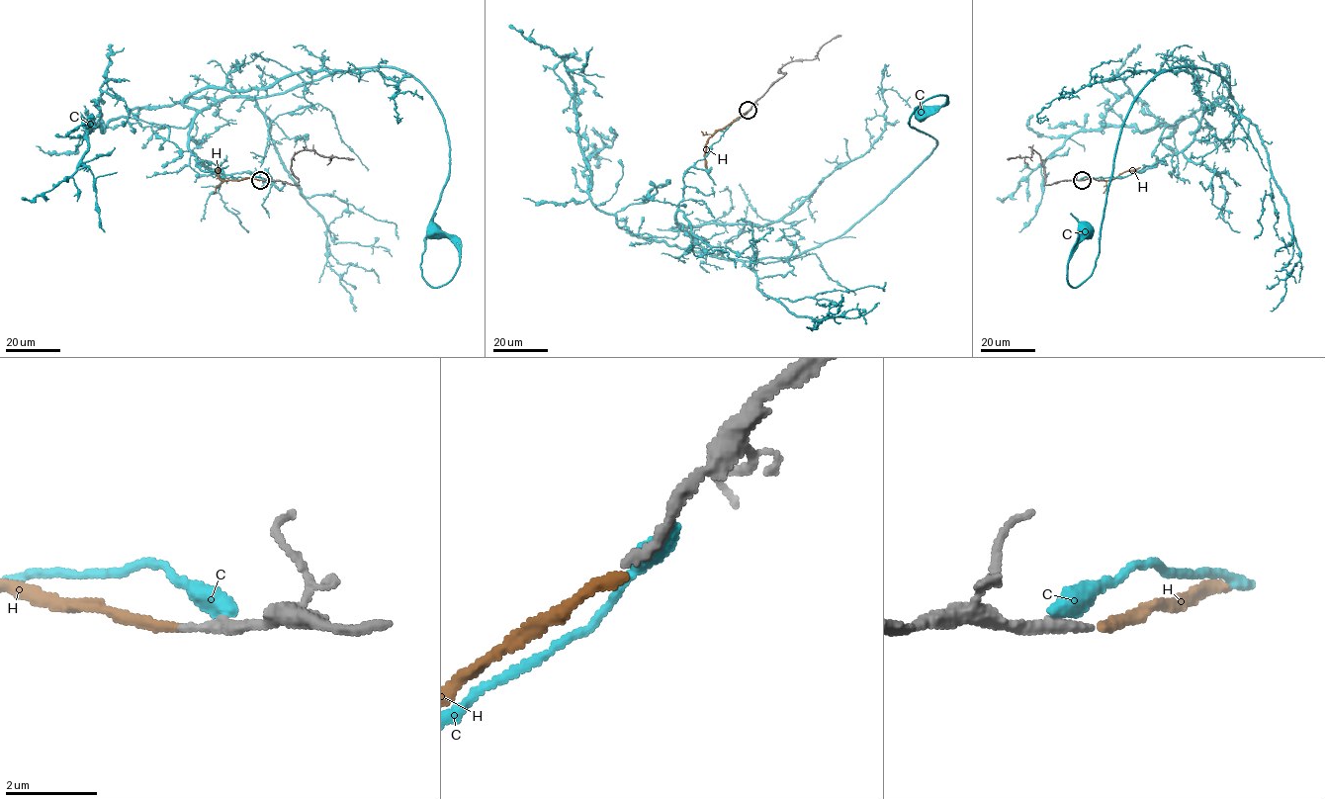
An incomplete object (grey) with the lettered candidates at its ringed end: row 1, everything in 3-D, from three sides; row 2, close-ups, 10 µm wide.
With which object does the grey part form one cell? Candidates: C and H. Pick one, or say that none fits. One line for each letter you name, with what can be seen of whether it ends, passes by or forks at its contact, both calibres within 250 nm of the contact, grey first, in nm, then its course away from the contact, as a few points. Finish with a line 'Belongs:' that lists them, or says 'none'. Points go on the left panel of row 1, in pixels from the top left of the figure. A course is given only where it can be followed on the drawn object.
H: It ends there. Thickness 190 nm (grey) against 240 nm. Its course: (261, 180), (221, 180), (217, 172), (220, 167)
Belongs: H

